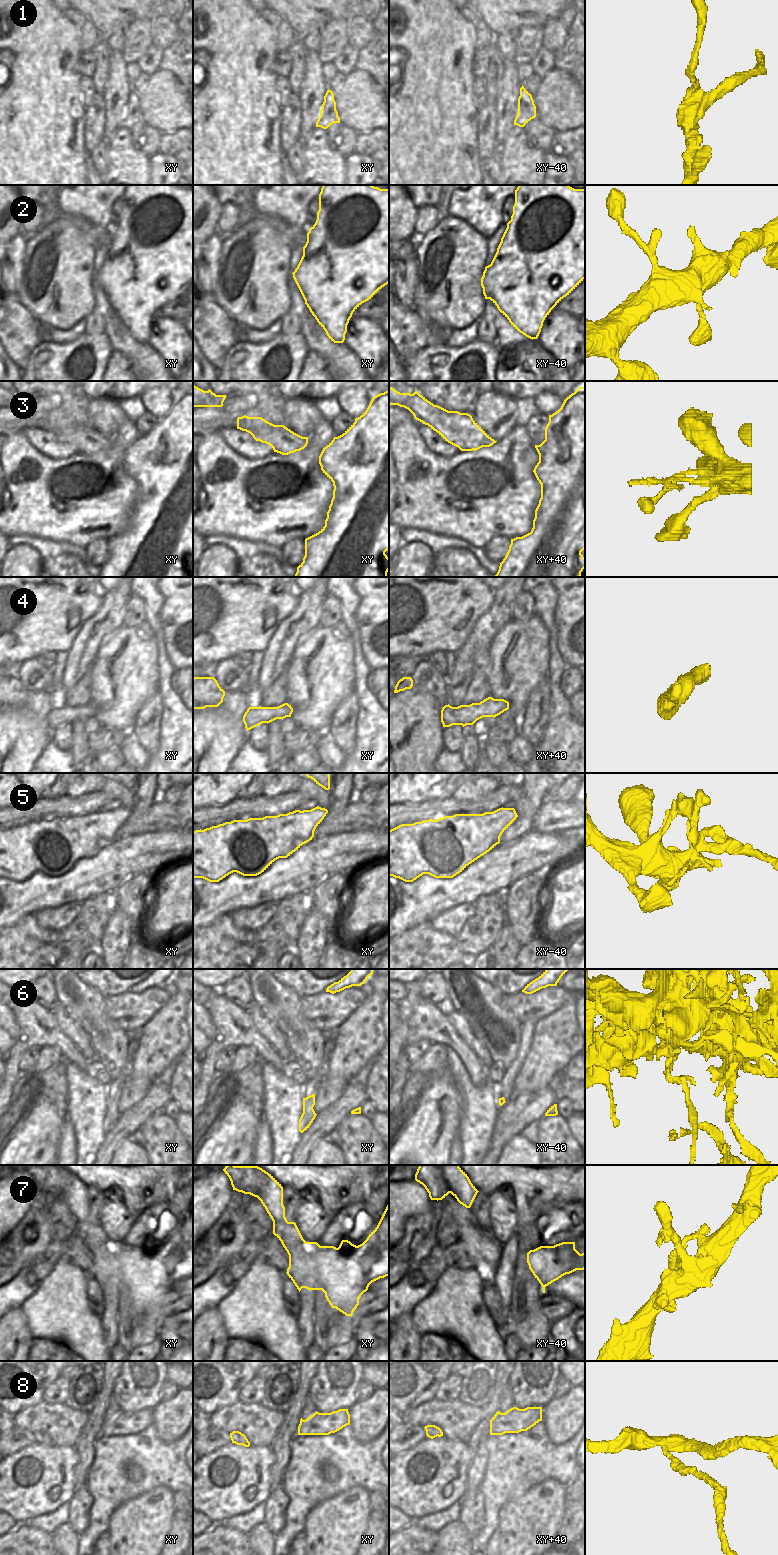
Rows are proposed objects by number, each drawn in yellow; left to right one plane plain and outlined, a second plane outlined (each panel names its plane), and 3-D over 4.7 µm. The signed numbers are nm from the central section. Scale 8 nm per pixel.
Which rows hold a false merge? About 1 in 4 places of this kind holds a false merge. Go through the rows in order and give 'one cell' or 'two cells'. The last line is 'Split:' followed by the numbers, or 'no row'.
1: one cell
2: one cell
3: two cells
4: one cell
5: one cell
6: two cells
7: one cell
8: two cells
Split: 3, 6, 8

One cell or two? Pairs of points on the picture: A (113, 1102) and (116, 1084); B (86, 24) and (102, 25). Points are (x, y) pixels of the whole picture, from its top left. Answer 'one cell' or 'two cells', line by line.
A: one cell
B: two cells

